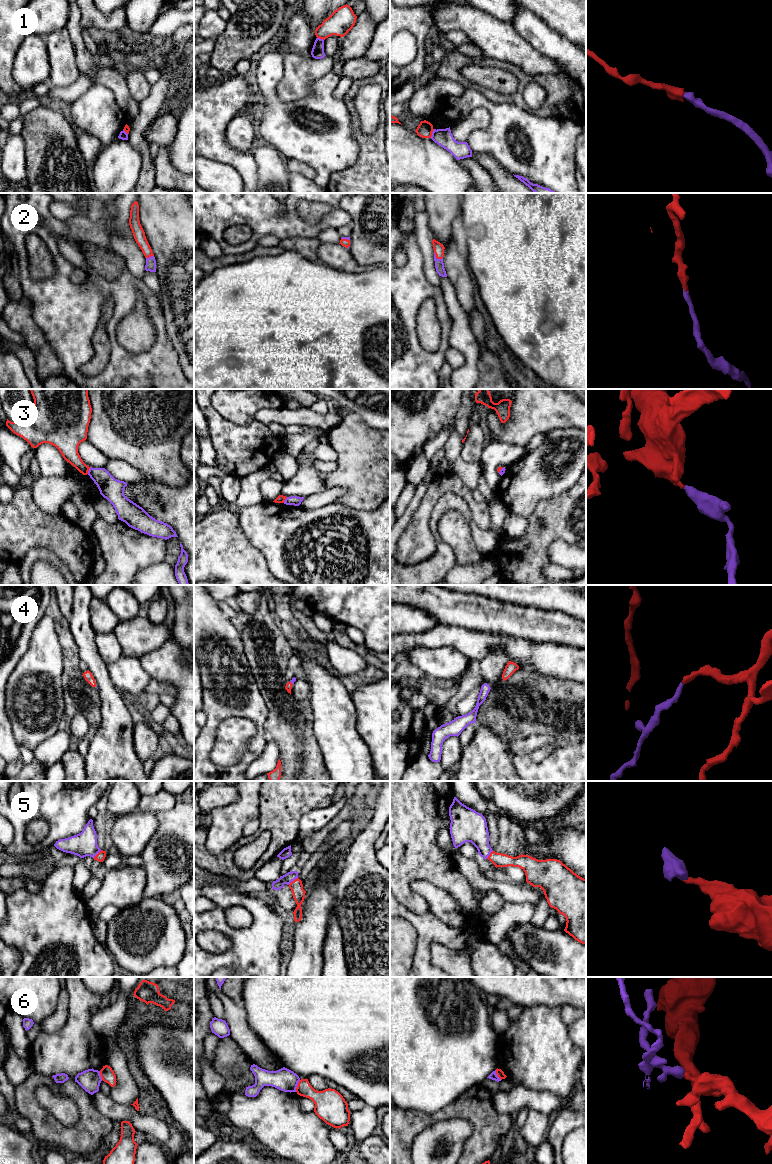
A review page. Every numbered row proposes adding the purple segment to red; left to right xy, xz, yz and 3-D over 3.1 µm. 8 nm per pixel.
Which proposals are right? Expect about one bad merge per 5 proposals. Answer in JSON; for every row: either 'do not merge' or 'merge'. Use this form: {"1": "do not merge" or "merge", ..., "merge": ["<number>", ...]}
{"1": "do not merge", "2": "merge", "3": "merge", "4": "merge", "5": "merge", "6": "do not merge", "merge": ["2", "3", "4", "5"]}

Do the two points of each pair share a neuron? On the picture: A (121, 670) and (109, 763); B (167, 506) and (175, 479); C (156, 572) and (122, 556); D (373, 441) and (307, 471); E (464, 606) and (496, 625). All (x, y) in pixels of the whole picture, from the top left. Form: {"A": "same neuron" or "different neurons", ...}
{"A": "different neurons", "B": "different neurons", "C": "different neurons", "D": "different neurons", "E": "same neuron"}

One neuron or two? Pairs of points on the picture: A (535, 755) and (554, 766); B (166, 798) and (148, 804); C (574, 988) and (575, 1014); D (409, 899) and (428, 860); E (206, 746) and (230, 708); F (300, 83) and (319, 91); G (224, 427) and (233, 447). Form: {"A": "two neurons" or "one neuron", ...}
{"A": "two neurons", "B": "one neuron", "C": "two neurons", "D": "one neuron", "E": "one neuron", "F": "two neurons", "G": "one neuron"}

